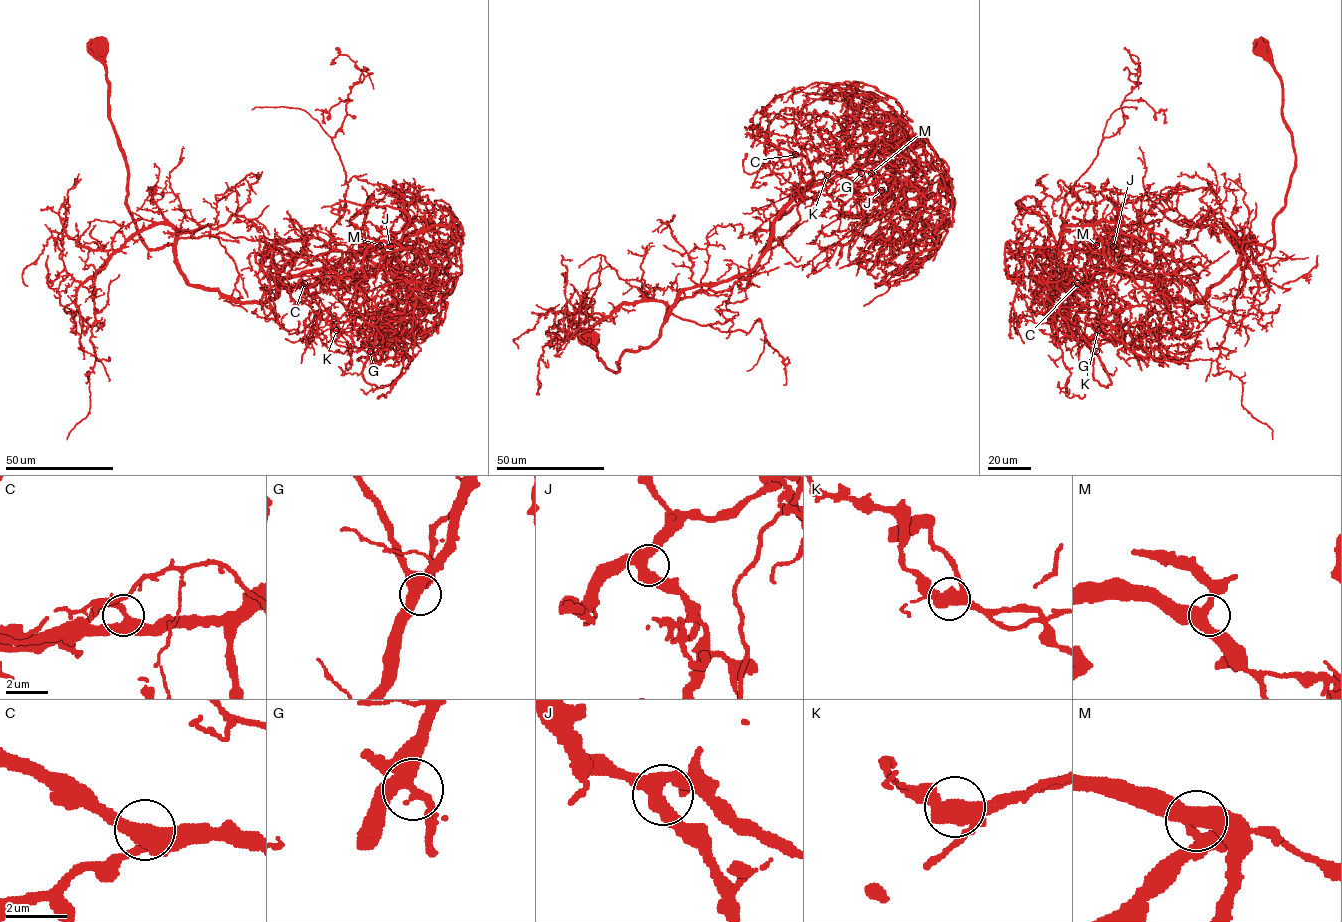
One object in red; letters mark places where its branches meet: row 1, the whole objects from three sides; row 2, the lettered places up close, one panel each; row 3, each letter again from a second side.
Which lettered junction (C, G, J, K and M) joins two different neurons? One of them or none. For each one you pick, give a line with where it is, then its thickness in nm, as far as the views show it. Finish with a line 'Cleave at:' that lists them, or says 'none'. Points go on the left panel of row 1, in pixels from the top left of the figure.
K: place (336, 330); calibre 460 nm
Cleave at: K

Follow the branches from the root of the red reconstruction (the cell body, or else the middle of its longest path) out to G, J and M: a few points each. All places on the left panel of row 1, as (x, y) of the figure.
G: (99, 47), (141, 240), (171, 244), (190, 285), (242, 301), (320, 270), (321, 317), (370, 351)
J: (99, 47), (127, 208), (149, 248), (172, 246), (190, 285), (264, 302), (284, 279), (364, 244), (390, 246)
M: (99, 47), (127, 208), (149, 248), (172, 246), (190, 285), (264, 302), (284, 279), (380, 245)

